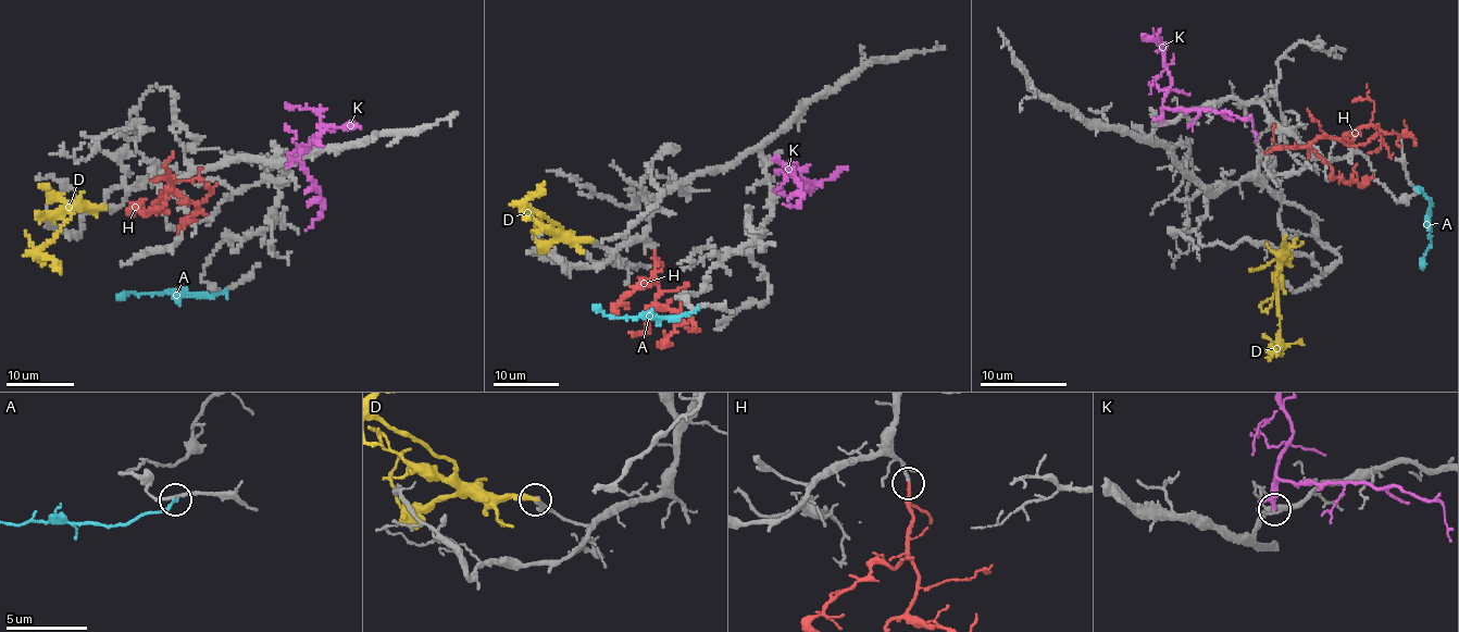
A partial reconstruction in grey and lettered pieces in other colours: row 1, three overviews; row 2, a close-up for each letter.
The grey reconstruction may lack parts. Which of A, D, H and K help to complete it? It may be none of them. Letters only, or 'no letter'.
H

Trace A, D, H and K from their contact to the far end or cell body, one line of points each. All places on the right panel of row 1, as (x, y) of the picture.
A: (1416, 186), (1429, 197), (1431, 215), (1425, 221), (1431, 228), (1431, 245), (1422, 270)
D: (1284, 236), (1284, 252), (1275, 280), (1280, 338), (1277, 345), (1271, 347), (1272, 356), (1264, 357)
H: (1266, 152), (1310, 145), (1317, 138), (1341, 139), (1346, 134), (1355, 135), (1364, 125), (1413, 139), (1416, 146)
K: (1161, 123), (1162, 108), (1236, 115), (1249, 120), (1257, 140)

